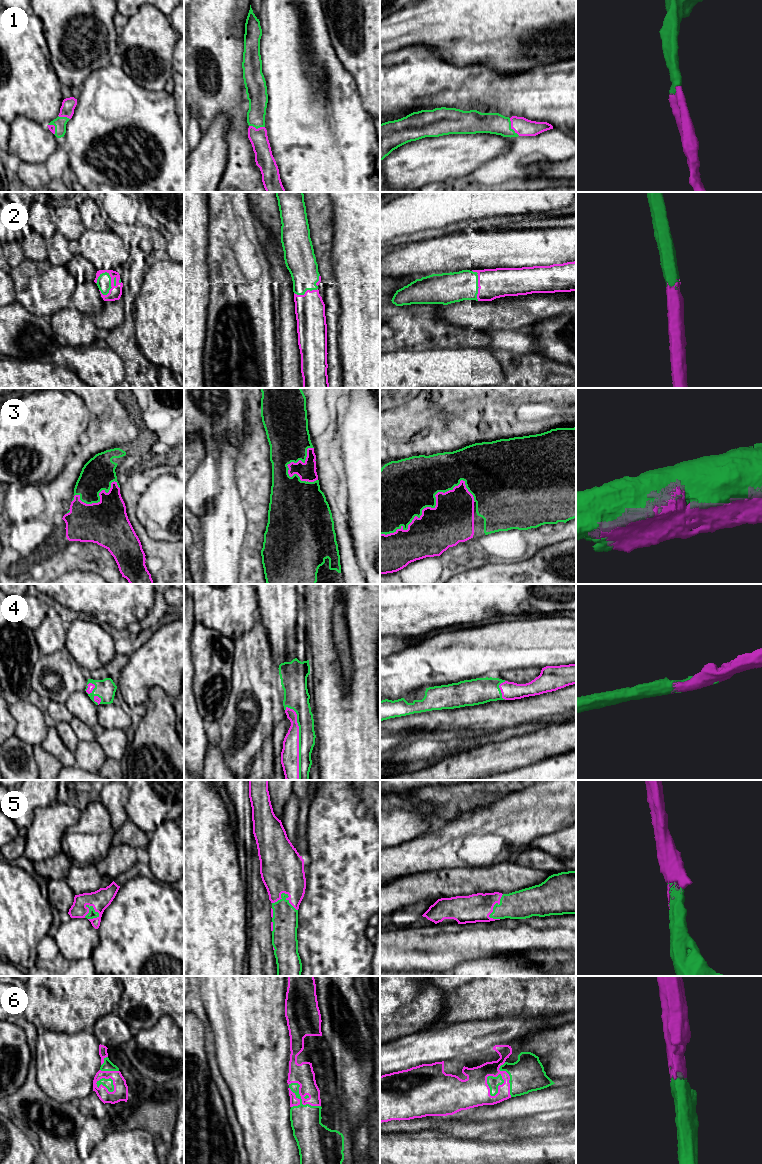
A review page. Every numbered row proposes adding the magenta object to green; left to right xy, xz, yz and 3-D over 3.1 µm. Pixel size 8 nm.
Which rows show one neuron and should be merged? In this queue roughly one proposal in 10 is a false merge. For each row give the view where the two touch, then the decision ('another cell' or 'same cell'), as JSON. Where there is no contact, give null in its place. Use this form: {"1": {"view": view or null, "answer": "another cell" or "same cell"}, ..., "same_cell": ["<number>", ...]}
{"1": {"view": "yz", "answer": "same cell"}, "2": {"view": "xy", "answer": "same cell"}, "3": {"view": "yz", "answer": "same cell"}, "4": {"view": "xz", "answer": "same cell"}, "5": {"view": "xy", "answer": "same cell"}, "6": {"view": "xz", "answer": "same cell"}, "same_cell": ["1", "2", "3", "4", "5", "6"]}

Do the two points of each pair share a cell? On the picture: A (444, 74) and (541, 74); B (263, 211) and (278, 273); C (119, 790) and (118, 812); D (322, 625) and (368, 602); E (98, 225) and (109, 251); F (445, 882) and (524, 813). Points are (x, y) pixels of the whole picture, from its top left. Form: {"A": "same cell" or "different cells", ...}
{"A": "same cell", "B": "different cells", "C": "same cell", "D": "same cell", "E": "different cells", "F": "different cells"}

